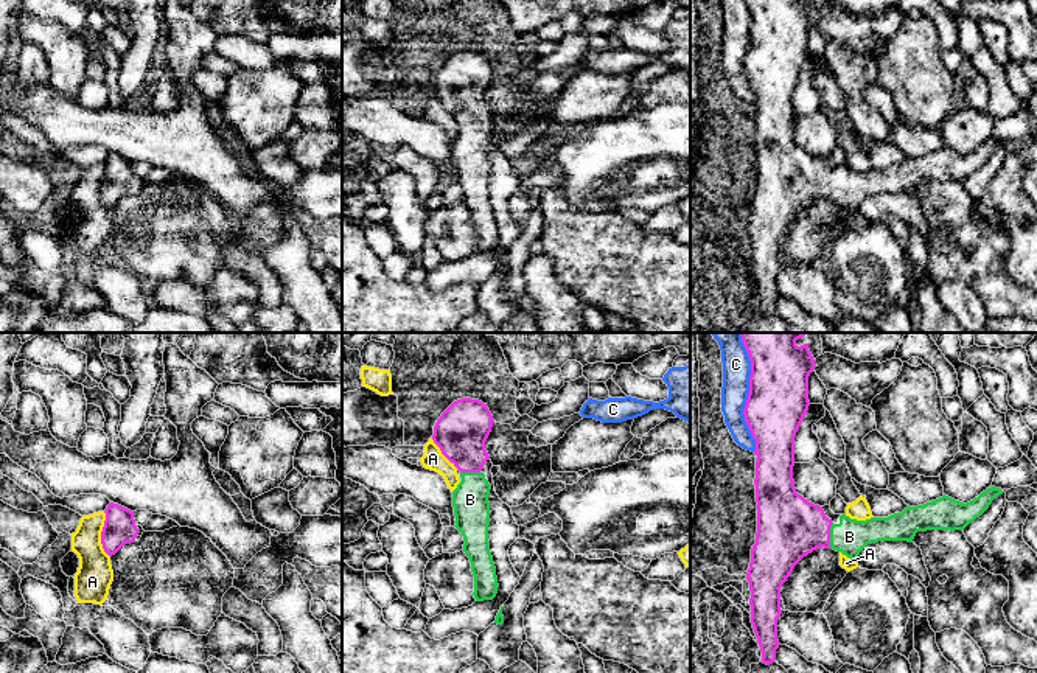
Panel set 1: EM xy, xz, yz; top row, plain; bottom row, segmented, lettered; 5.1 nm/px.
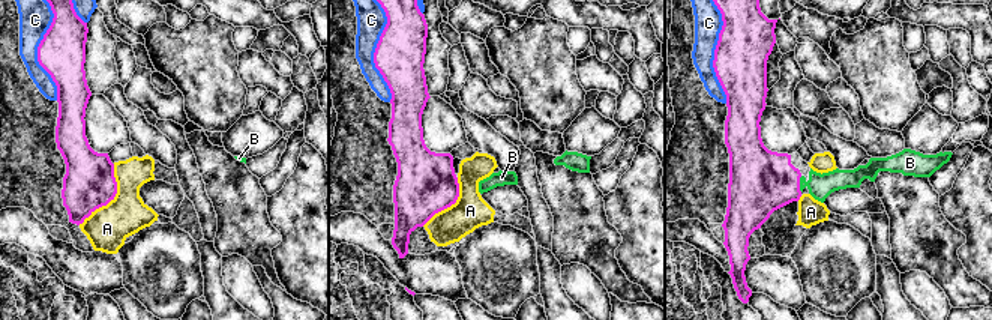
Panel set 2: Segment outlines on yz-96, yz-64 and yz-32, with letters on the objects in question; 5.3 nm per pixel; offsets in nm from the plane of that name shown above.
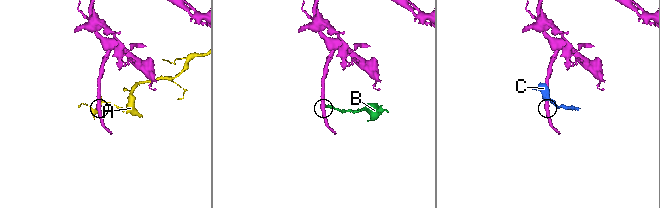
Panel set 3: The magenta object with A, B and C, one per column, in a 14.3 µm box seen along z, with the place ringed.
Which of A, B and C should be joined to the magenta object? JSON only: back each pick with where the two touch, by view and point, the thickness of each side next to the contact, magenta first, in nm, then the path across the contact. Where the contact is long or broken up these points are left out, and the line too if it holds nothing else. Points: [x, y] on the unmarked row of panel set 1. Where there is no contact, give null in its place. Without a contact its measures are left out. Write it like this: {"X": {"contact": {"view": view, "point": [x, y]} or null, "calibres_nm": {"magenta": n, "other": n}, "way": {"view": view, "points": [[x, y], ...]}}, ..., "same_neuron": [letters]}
{"B": {"contact": {"view": "yz", "point": [829, 187]}, "calibres_nm": {"magenta": 340, "other": 180}}, "same_neuron": ["B"]}

